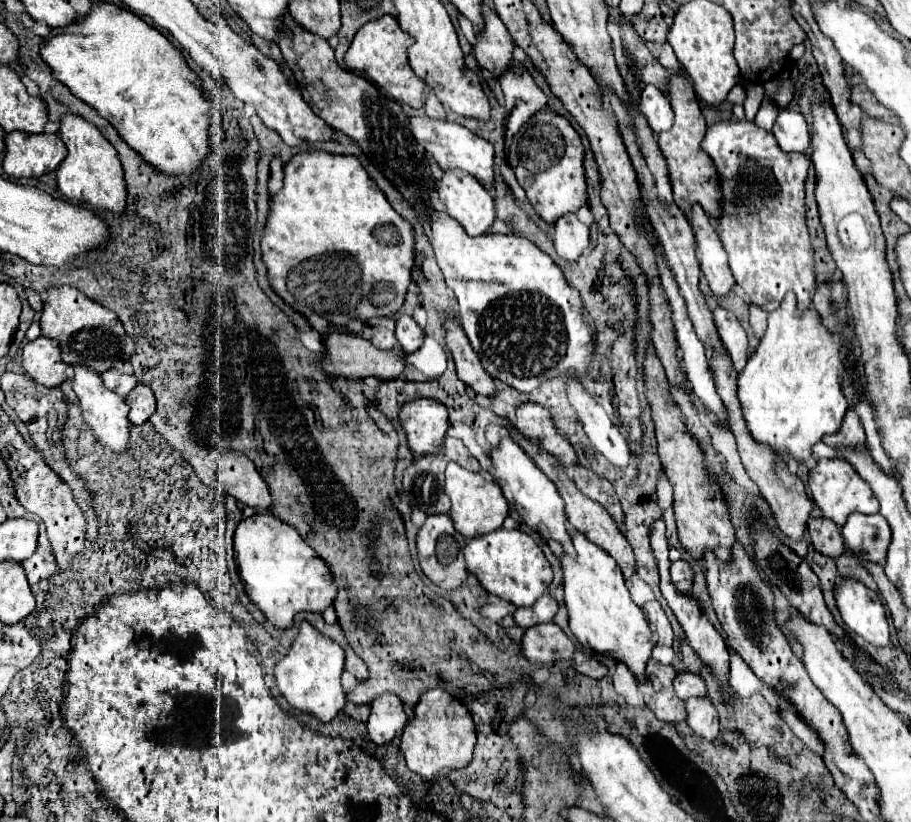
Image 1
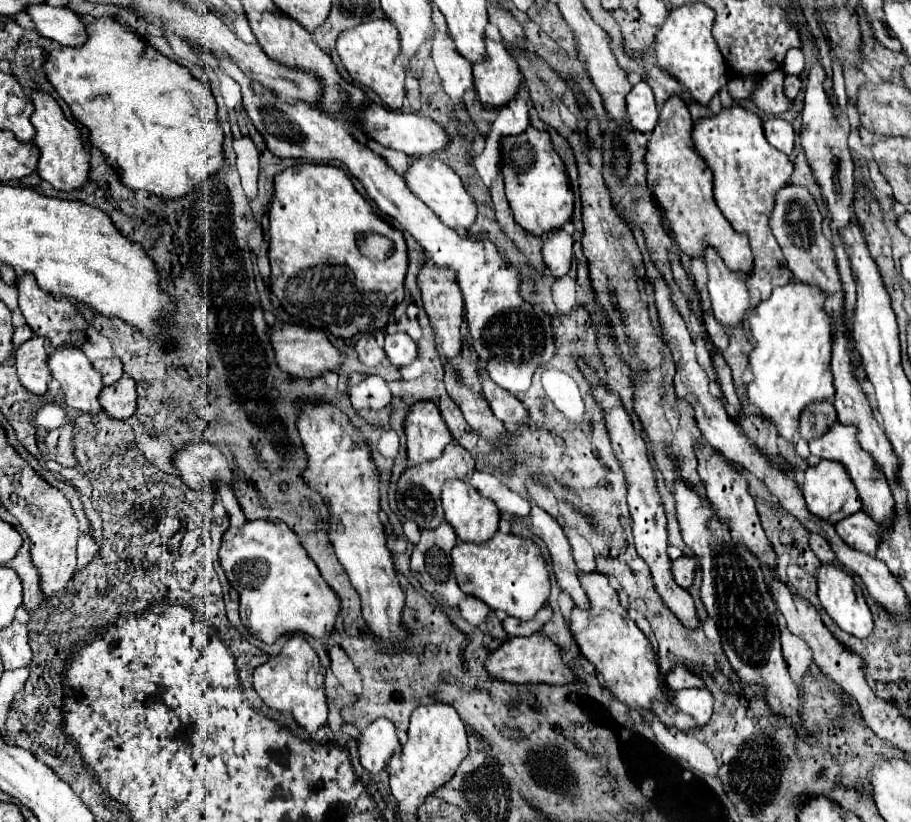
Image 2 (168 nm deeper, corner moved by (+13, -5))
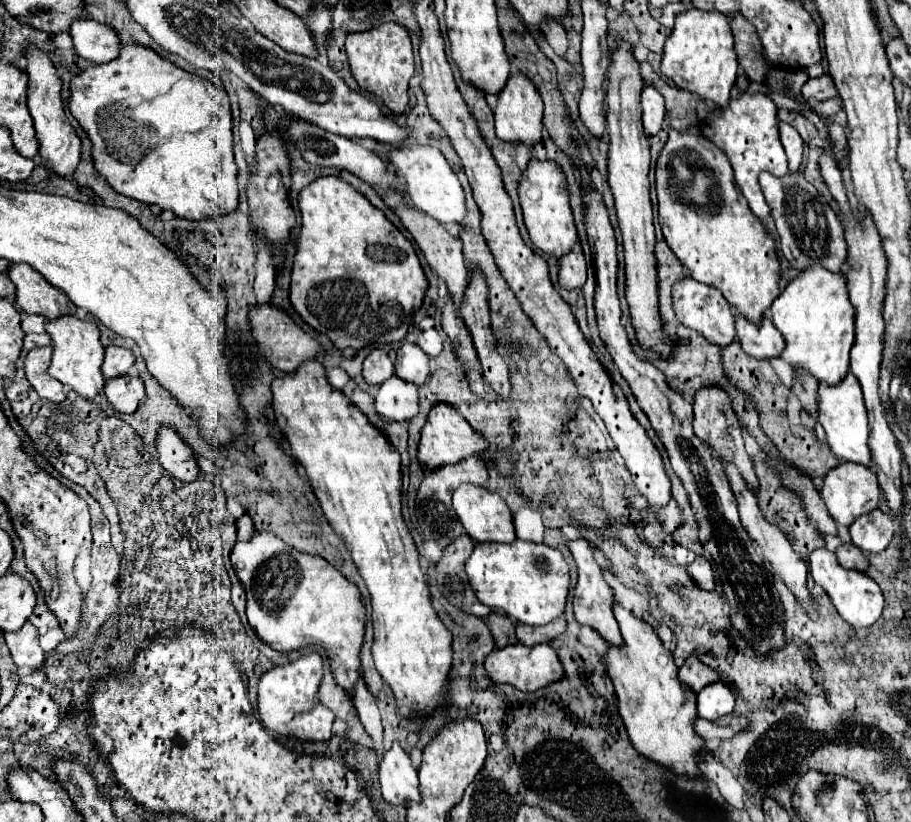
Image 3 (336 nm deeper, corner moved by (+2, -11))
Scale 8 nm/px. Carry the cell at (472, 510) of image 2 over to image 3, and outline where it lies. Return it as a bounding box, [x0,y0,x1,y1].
[453,483,517,543]

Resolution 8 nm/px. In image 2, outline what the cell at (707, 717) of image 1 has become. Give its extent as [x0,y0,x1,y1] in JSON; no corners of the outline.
[664,686,714,727]

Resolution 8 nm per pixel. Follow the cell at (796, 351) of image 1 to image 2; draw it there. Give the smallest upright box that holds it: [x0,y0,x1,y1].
[748,283,834,441]

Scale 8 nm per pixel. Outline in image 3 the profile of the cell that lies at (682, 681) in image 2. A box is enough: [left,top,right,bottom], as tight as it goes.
[679,657,719,693]

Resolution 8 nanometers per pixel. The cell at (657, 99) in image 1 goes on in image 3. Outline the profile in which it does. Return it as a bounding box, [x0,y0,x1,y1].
[641,87,665,135]

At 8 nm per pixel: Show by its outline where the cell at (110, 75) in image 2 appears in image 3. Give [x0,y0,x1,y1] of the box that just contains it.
[69,19,239,219]

